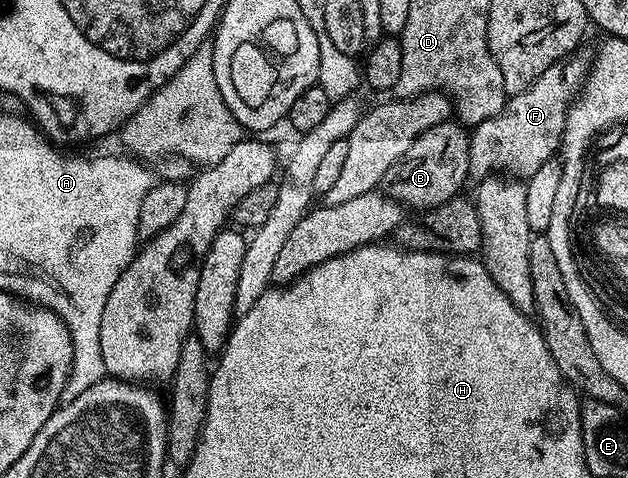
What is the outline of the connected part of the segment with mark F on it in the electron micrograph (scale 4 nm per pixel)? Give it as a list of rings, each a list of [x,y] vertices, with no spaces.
[[[573,56],[567,62],[568,73],[563,64],[546,67],[546,71],[542,71],[542,75],[538,75],[538,79],[526,87],[526,91],[513,93],[507,98],[501,113],[471,130],[469,171],[473,178],[483,179],[503,171],[517,179],[527,179],[538,171],[538,167],[542,167],[542,163],[557,156],[560,140],[564,137],[568,110],[572,108],[574,95],[579,94],[590,68],[589,58],[580,56]]]

